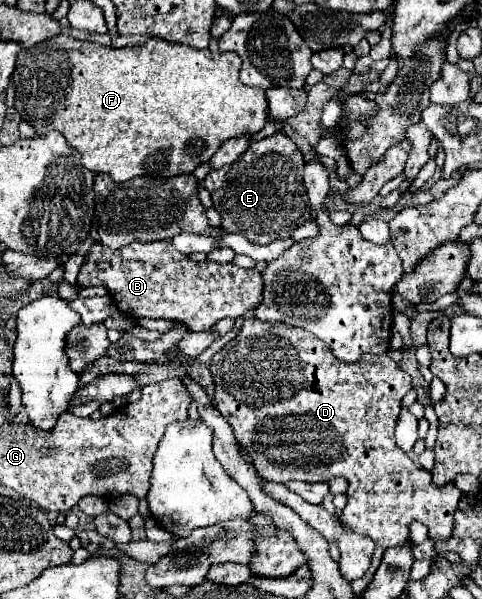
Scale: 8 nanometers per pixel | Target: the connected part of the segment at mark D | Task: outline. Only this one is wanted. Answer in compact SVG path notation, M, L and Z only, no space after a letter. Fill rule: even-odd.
M250 318L244 322L240 334L214 354L210 372L216 388L216 408L232 426L236 440L250 454L262 478L282 484L290 480L328 482L336 476L346 478L348 504L342 510L344 528L372 538L382 548L404 546L410 540L408 524L412 520L424 522L434 542L444 542L450 538L454 510L462 498L462 492L454 484L434 486L430 472L416 466L408 454L396 446L394 426L400 414L400 400L412 388L412 378L388 354L364 354L360 362L346 364L334 358L330 348L308 330ZM262 346L274 346L274 350L290 354L290 358L302 366L302 378L306 378L298 380L298 386L288 386L288 394L284 394L282 402L266 402L266 406L250 402L250 378L246 378L246 358L250 358L250 350L262 350Z

